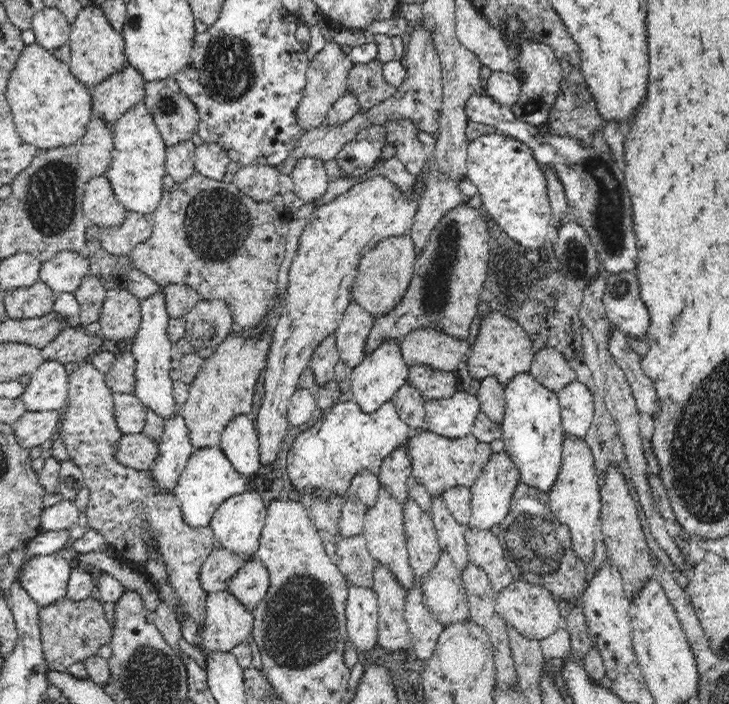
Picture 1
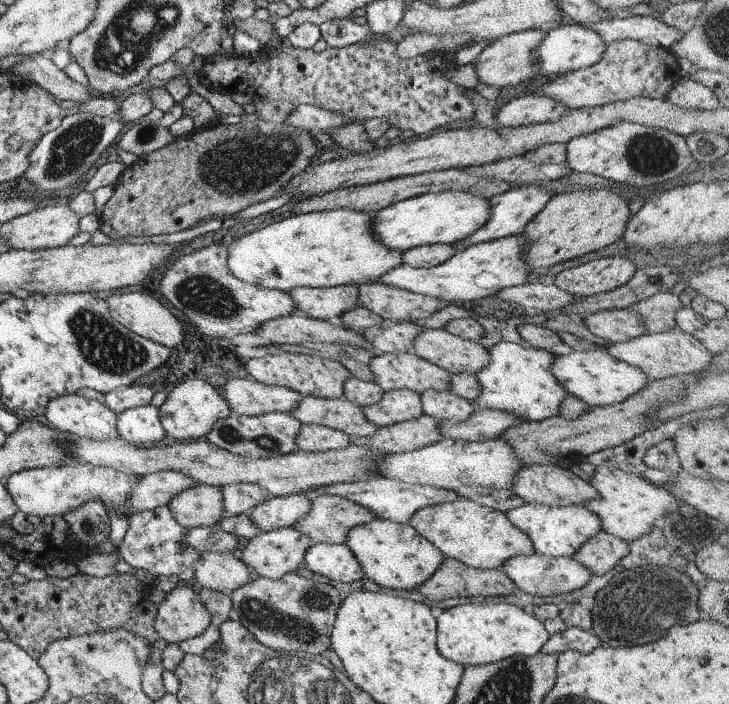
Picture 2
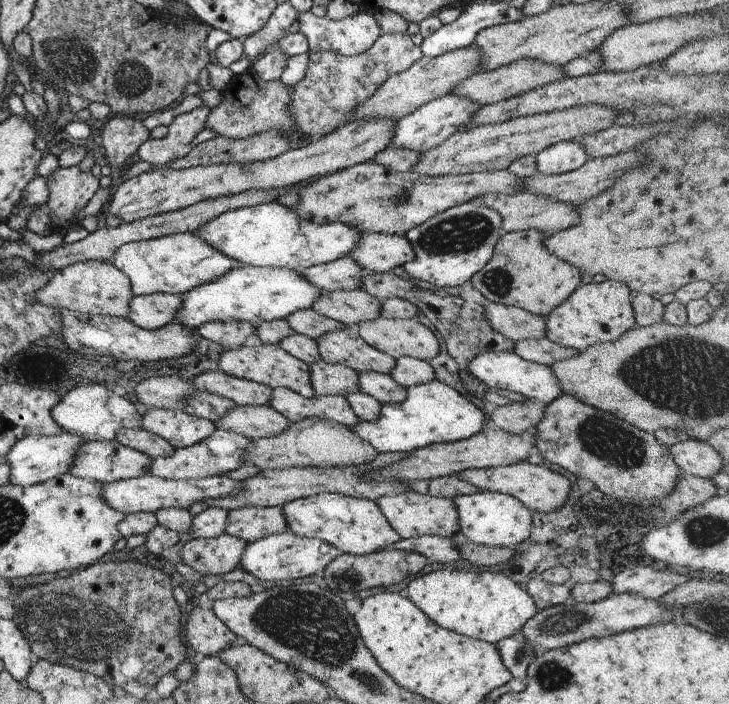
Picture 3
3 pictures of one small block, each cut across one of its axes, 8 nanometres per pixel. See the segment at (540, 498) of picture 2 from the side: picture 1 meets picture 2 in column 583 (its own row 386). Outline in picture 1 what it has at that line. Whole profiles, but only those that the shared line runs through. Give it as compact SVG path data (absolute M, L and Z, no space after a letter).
M486 376L480 382L477 399L479 408L492 421L501 423L505 413L505 385L494 376Z

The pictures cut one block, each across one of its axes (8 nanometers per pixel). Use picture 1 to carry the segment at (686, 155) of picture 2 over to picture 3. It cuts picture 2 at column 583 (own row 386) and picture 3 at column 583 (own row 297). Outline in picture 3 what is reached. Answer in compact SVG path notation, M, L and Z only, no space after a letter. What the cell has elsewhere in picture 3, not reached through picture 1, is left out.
M560 141L535 155L537 170L543 175L564 174L586 164L588 152L576 141Z

